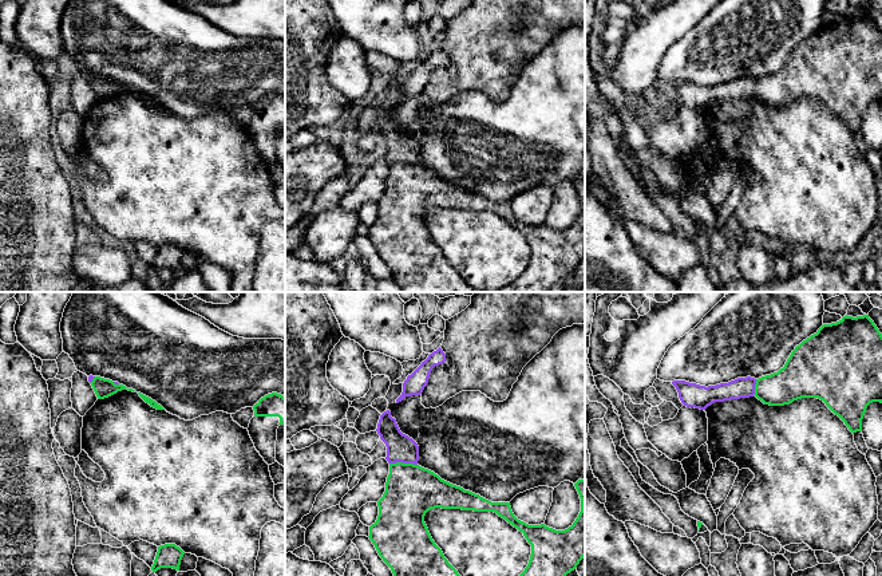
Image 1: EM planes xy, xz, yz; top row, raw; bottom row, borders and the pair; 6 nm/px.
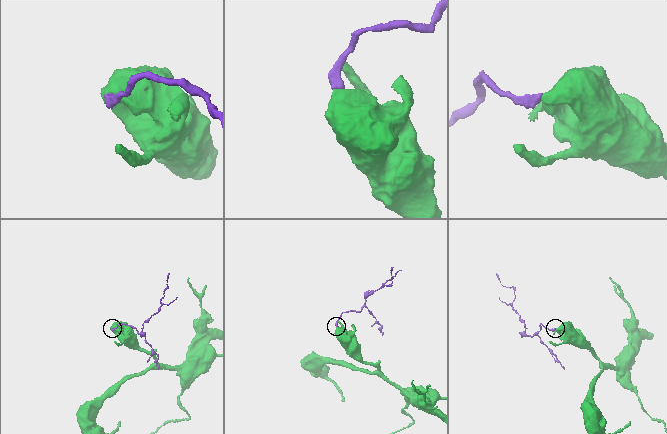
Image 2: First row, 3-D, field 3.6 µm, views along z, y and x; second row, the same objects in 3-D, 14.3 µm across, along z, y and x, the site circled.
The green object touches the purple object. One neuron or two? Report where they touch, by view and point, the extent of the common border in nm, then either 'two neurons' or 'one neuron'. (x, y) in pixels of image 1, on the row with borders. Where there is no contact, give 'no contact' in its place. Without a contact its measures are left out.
xz (403, 464) | 170 nm | one neuron

